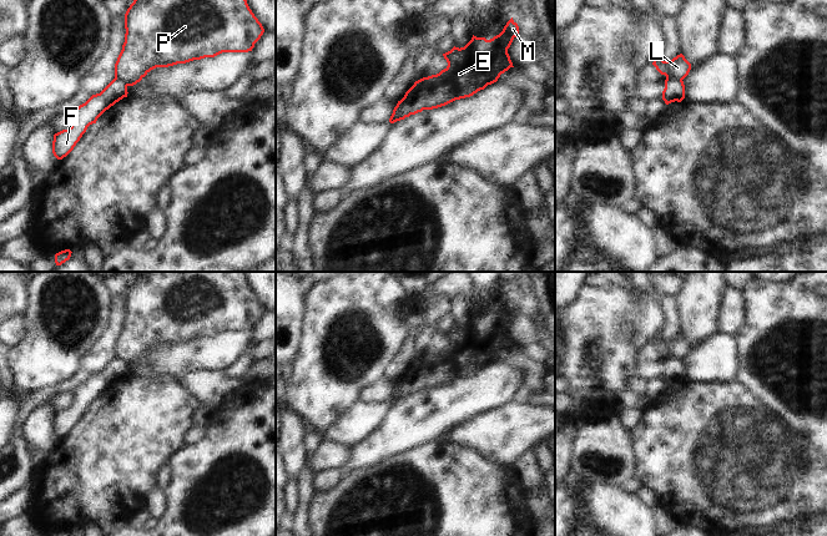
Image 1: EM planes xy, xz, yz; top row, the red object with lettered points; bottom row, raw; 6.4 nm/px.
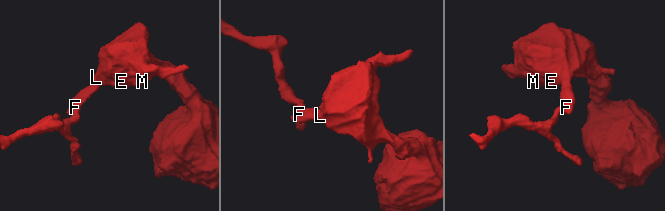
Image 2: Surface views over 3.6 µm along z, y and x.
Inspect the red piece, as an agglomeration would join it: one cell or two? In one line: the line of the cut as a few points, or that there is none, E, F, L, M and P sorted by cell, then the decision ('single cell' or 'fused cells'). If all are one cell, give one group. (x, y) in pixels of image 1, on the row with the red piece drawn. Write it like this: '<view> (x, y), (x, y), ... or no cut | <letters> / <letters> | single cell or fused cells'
yz (681, 79), (666, 80) | E L M P / F | fused cells

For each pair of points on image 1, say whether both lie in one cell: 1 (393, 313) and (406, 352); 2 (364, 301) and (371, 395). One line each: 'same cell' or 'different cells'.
1: different cells
2: different cells

